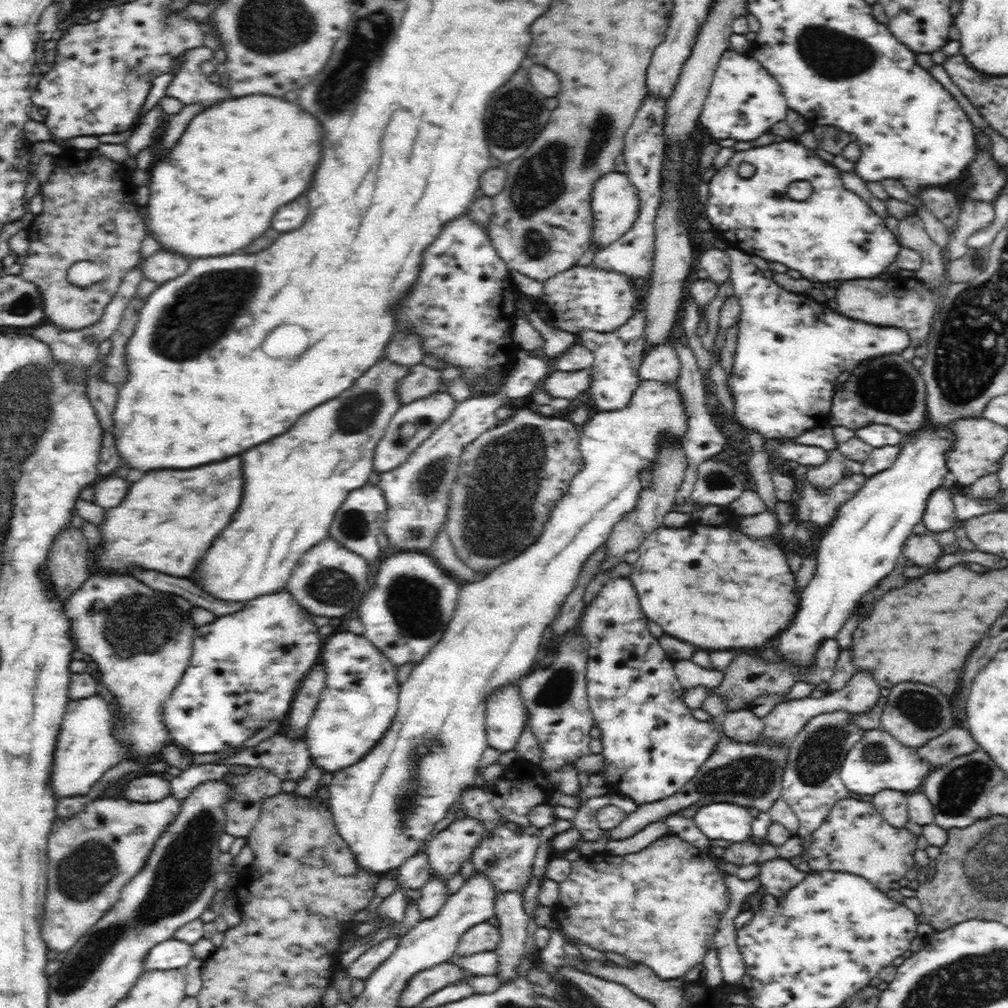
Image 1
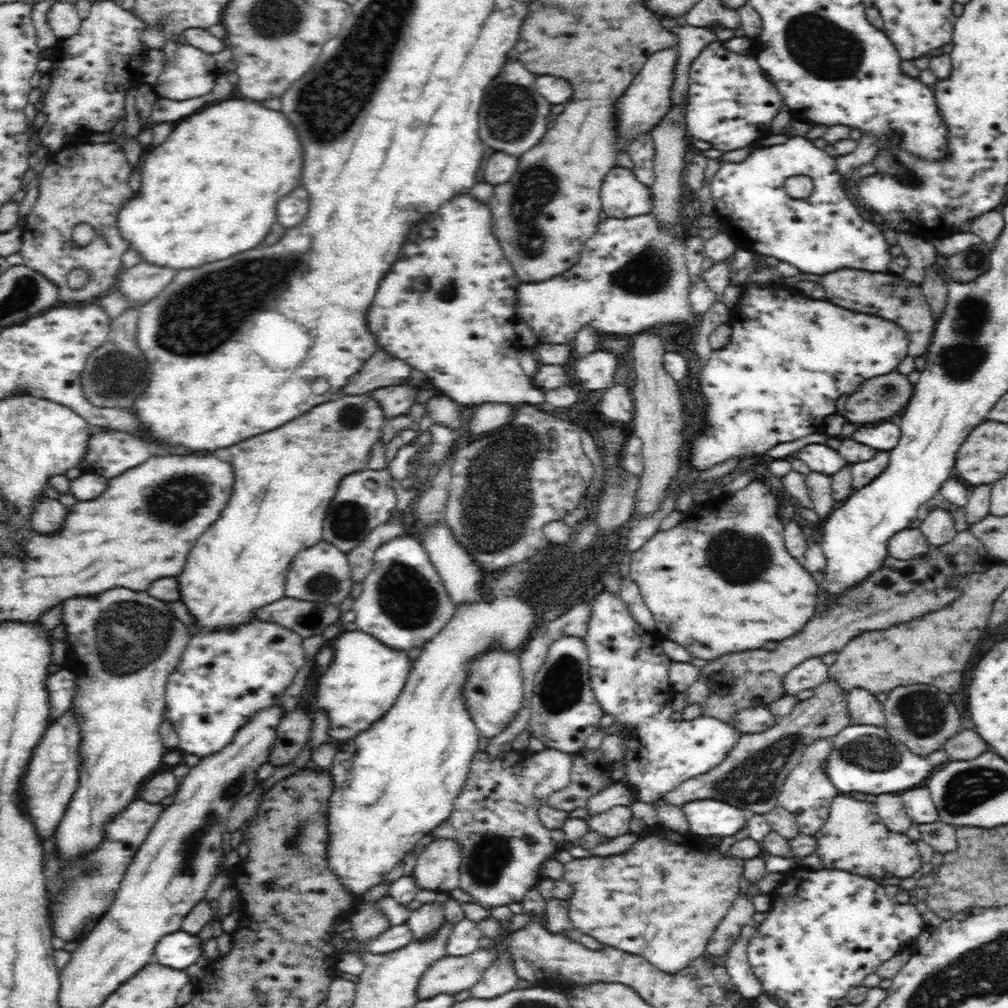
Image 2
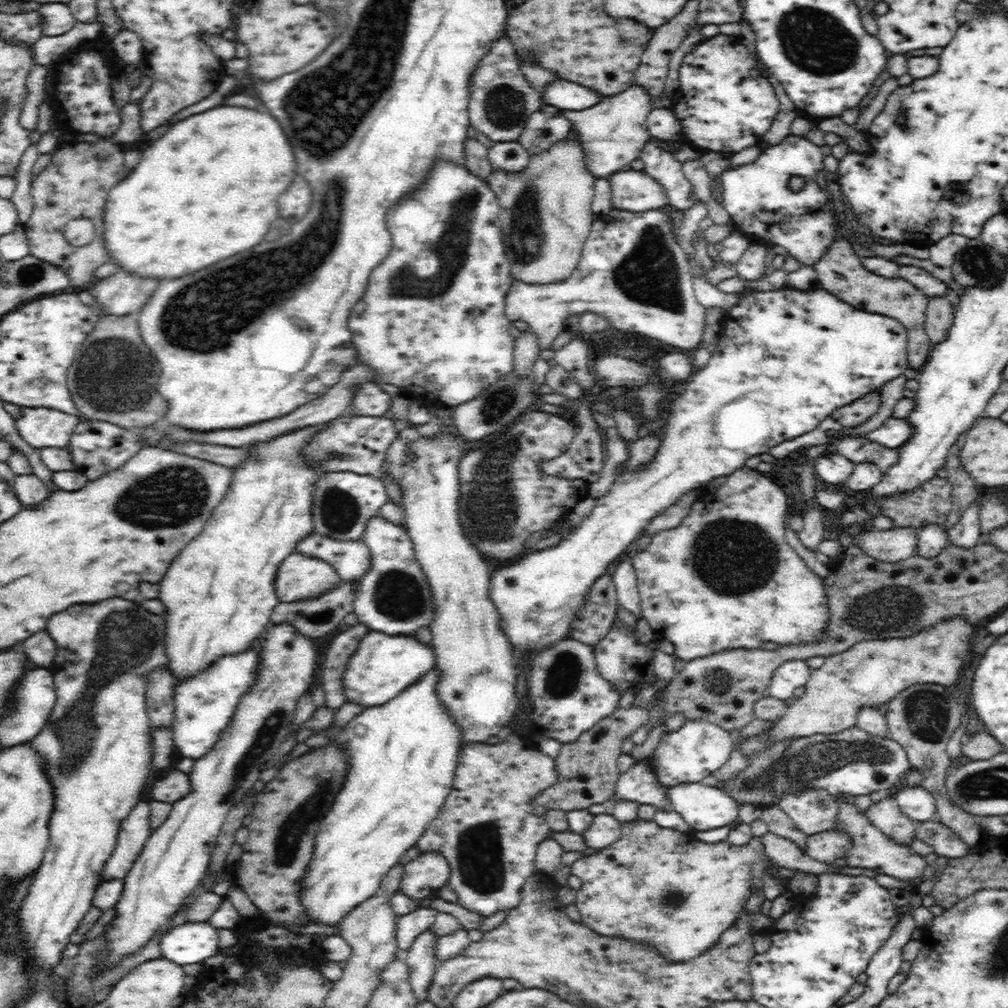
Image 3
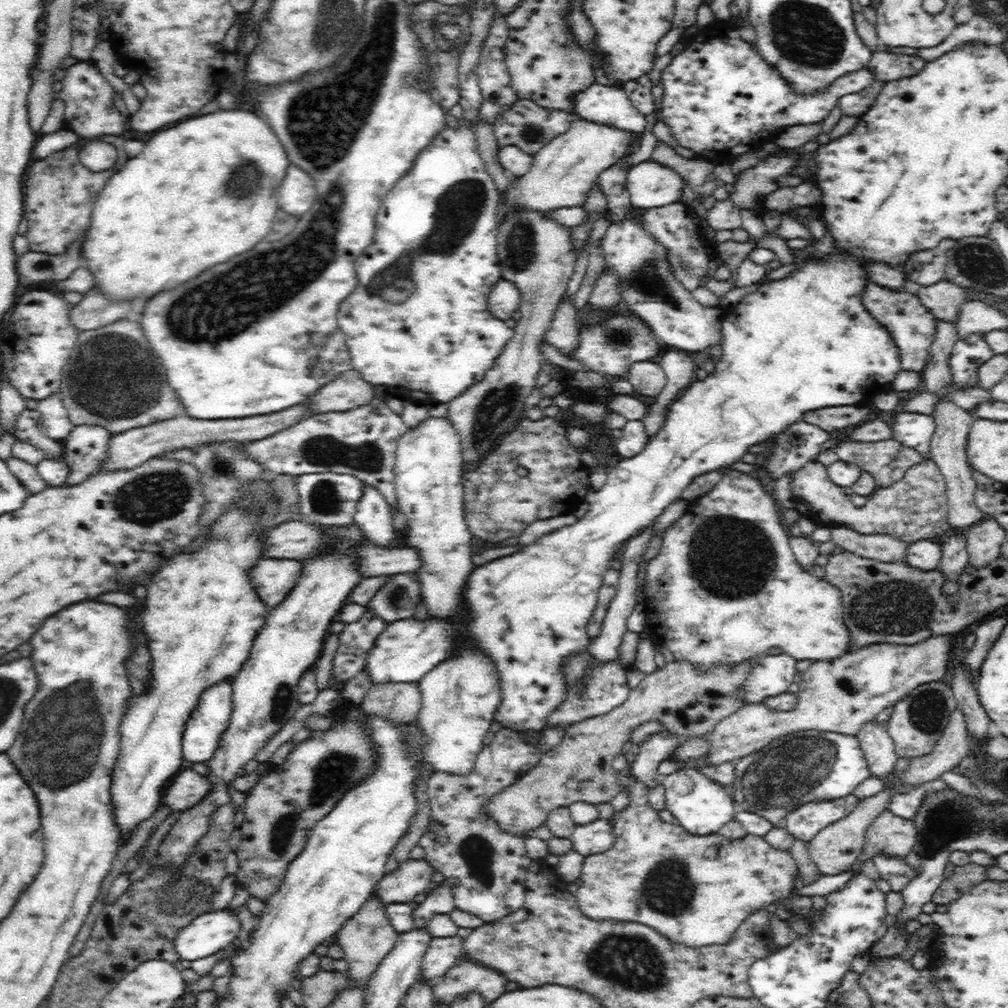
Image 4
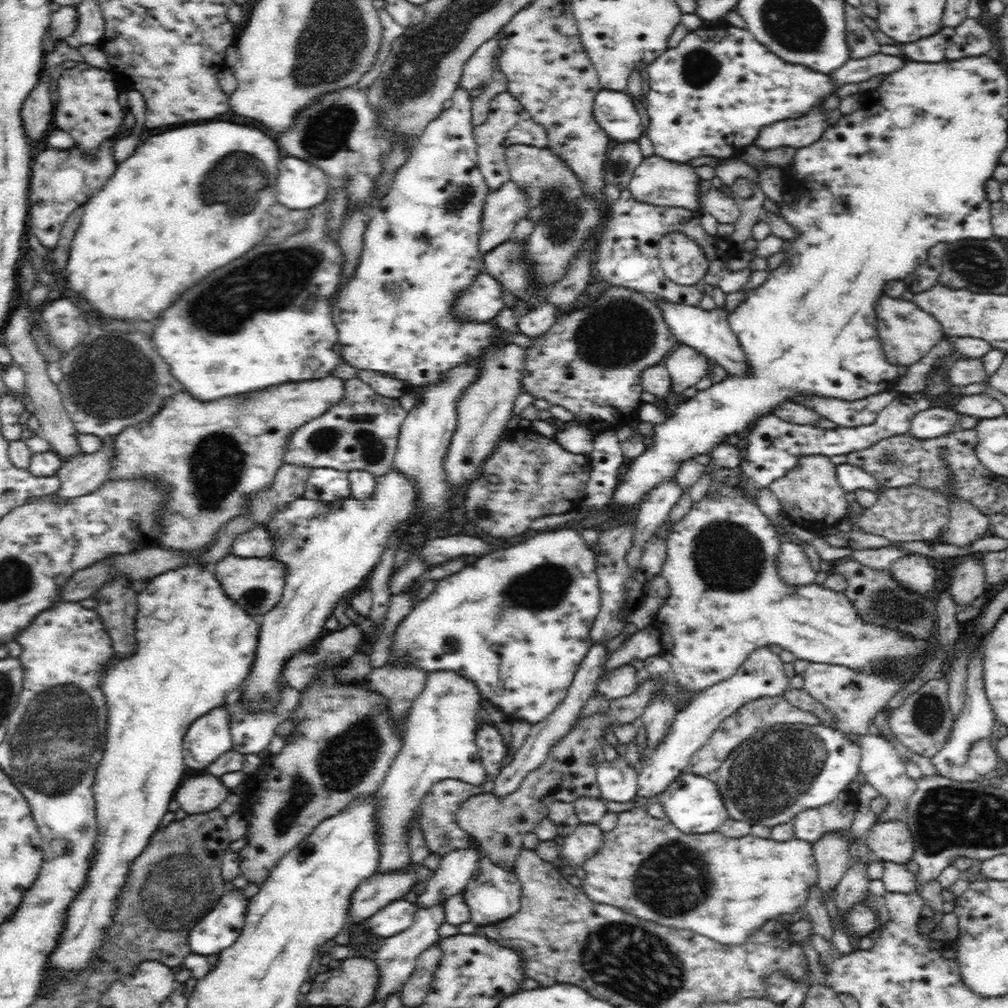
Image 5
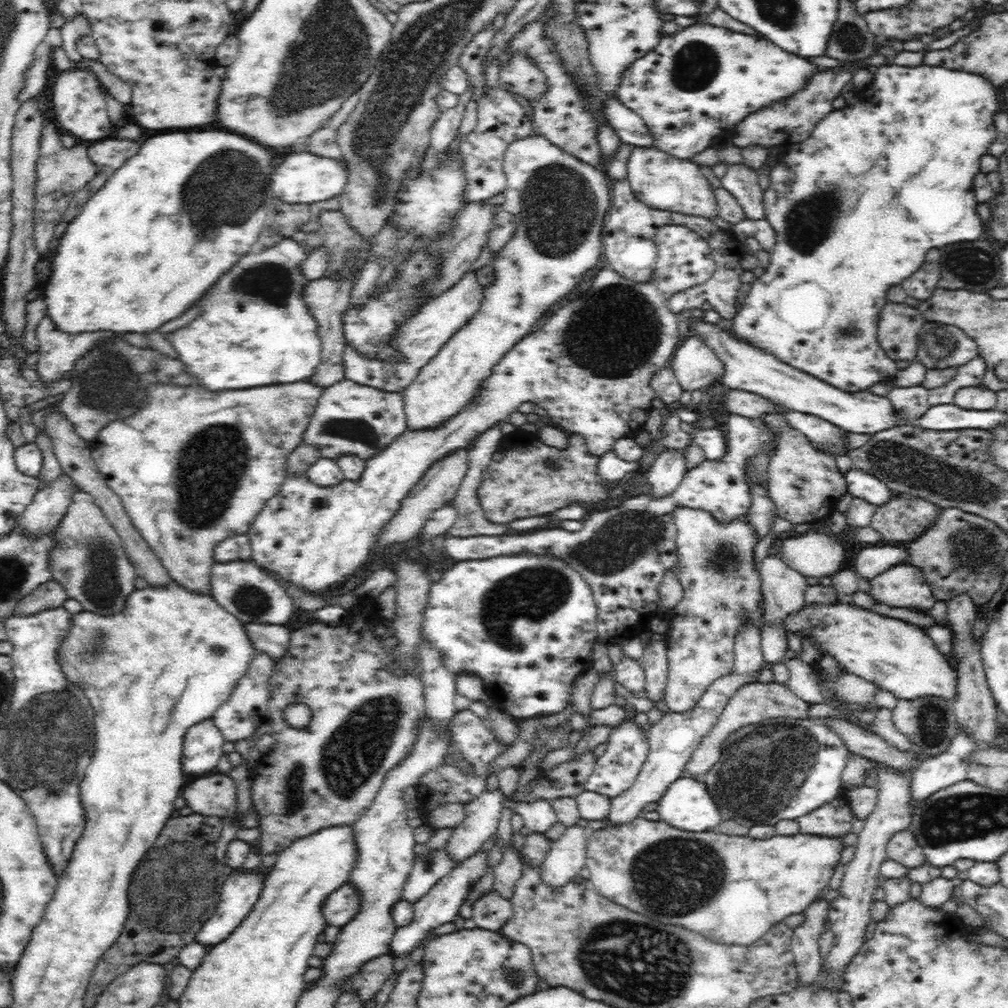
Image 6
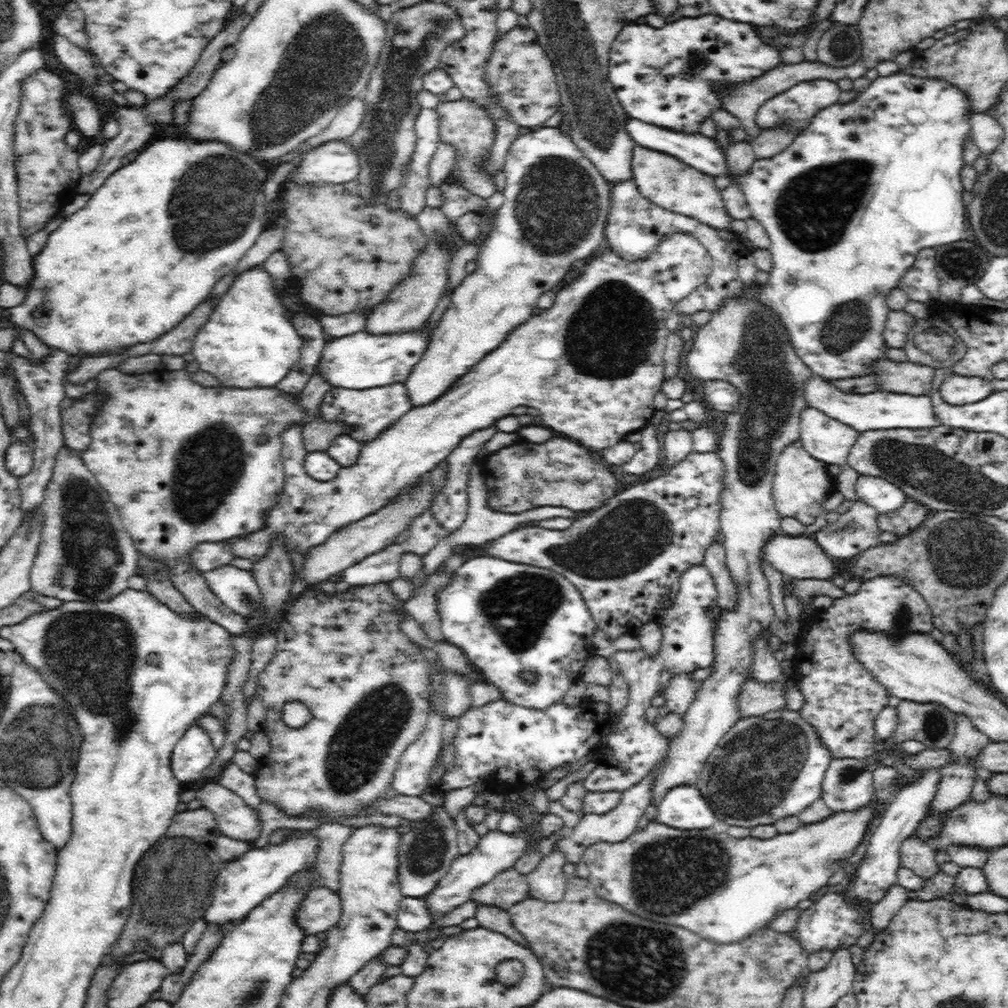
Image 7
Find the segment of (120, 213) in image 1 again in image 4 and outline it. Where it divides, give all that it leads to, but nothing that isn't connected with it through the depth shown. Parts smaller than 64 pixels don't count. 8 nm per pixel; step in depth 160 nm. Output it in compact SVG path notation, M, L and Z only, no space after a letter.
M102 136L102 141L116 147L118 160L108 170L94 172L84 167L79 160L78 143L70 148L55 152L44 160L33 160L27 169L24 179L23 206L24 215L28 221L28 231L25 238L30 243L30 251L36 254L59 255L67 251L67 246L76 241L78 252L81 254L81 242L86 240L90 230L90 217L94 201L113 174L122 170L128 160L124 152L124 138L116 136Z

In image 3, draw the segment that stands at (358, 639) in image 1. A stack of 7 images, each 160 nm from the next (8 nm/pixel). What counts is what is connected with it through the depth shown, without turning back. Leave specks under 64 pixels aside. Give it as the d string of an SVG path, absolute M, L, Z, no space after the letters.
M371 630L346 662L346 670L342 674L342 693L346 693L346 701L363 704L366 709L382 706L418 682L434 666L435 653L432 645L418 642L415 636L389 636Z

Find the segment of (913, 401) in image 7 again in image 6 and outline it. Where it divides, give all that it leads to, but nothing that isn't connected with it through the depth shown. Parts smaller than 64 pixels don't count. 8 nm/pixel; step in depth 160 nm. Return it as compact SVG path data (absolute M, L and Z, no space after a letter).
M698 321L689 324L689 335L698 335L706 341L708 348L714 349L722 361L725 374L719 382L730 389L743 390L759 394L781 405L786 410L812 414L856 434L874 434L898 424L898 415L894 413L892 401L887 396L872 393L869 390L849 393L836 388L826 381L812 377L810 374L793 368L748 342L740 342L731 336L730 330L724 330L714 323Z

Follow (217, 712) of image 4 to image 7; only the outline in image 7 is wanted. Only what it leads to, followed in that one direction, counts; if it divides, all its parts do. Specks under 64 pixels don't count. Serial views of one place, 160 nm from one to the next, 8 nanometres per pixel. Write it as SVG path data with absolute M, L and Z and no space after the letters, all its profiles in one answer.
M193 725L174 745L171 756L174 776L186 786L191 785L212 764L216 751L208 733Z

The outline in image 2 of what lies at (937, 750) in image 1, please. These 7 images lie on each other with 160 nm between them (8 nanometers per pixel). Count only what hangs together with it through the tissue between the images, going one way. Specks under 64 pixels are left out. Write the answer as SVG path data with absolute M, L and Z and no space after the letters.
M974 728L960 730L956 736L944 742L942 749L950 755L952 761L974 760L989 751L988 745L982 742L982 737Z

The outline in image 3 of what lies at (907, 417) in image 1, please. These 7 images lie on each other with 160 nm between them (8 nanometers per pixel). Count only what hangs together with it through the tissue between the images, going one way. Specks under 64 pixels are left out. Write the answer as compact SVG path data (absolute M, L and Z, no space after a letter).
M872 391L850 404L834 410L830 414L830 418L834 418L844 428L855 427L866 422L878 410L880 405L881 396L879 391Z

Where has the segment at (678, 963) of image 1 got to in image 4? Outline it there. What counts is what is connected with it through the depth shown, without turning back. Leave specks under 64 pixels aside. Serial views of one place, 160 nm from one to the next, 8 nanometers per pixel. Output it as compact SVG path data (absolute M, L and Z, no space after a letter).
M627 774L628 804L612 816L614 844L606 851L586 857L581 870L582 885L576 890L578 908L595 921L642 922L652 926L672 942L697 949L730 942L735 930L757 910L782 903L794 892L798 865L788 851L772 847L763 837L752 834L729 839L719 832L696 836L678 823L664 822L648 801L648 787Z

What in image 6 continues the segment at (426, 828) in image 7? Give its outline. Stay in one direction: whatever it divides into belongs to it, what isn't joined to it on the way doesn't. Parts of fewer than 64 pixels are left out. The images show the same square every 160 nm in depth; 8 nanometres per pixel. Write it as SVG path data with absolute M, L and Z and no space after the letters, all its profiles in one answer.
M446 847L436 850L427 849L420 852L415 857L409 877L405 880L402 899L411 903L418 902L456 866L456 863L451 860L449 850Z

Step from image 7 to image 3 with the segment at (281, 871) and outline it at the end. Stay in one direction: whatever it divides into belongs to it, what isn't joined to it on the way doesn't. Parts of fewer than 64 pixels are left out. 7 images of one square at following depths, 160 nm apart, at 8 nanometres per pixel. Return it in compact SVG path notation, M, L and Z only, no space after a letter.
M210 921L176 924L160 938L161 958L182 966L202 963L219 950L218 930Z

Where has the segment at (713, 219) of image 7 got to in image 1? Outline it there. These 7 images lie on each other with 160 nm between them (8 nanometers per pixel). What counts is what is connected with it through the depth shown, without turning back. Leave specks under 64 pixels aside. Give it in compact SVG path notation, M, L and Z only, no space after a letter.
M612 172L600 177L590 194L590 208L595 227L591 245L607 247L629 232L639 215L640 201L638 200L638 189L634 188L625 173Z

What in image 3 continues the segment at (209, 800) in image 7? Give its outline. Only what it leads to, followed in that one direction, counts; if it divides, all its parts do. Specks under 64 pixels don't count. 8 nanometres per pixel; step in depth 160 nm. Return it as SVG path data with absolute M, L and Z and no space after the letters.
M175 769L155 777L149 784L151 800L174 804L178 799L190 794L190 777Z

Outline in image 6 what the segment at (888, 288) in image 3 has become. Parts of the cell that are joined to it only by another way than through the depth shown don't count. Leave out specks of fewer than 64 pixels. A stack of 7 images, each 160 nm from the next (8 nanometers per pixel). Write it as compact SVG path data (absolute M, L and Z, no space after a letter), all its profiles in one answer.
M887 302L879 314L877 339L890 359L914 361L925 318L916 307Z

